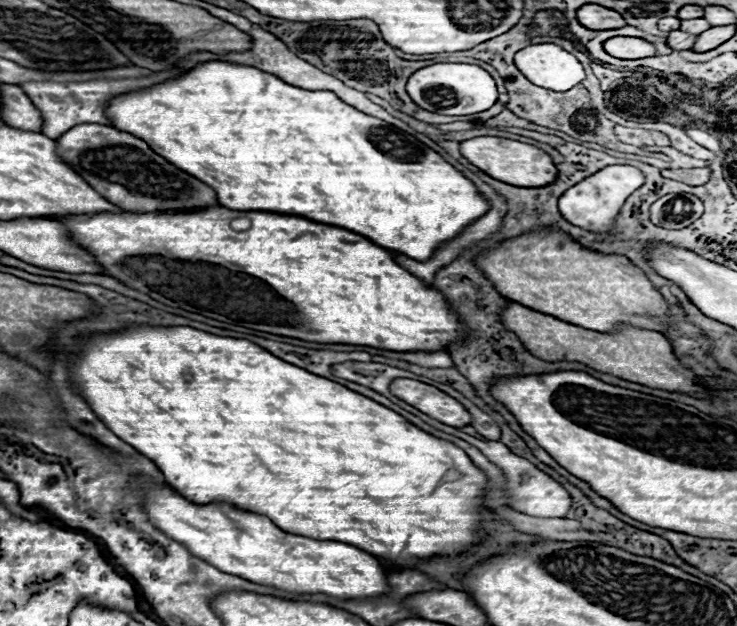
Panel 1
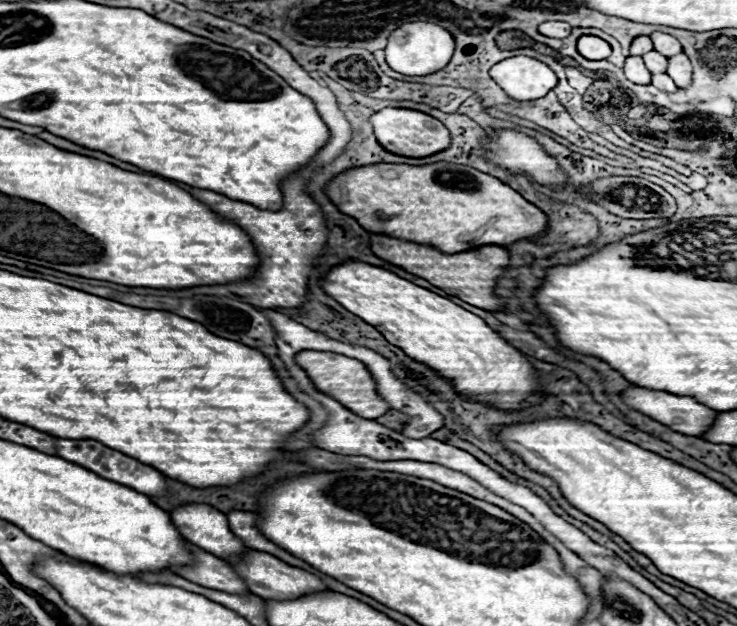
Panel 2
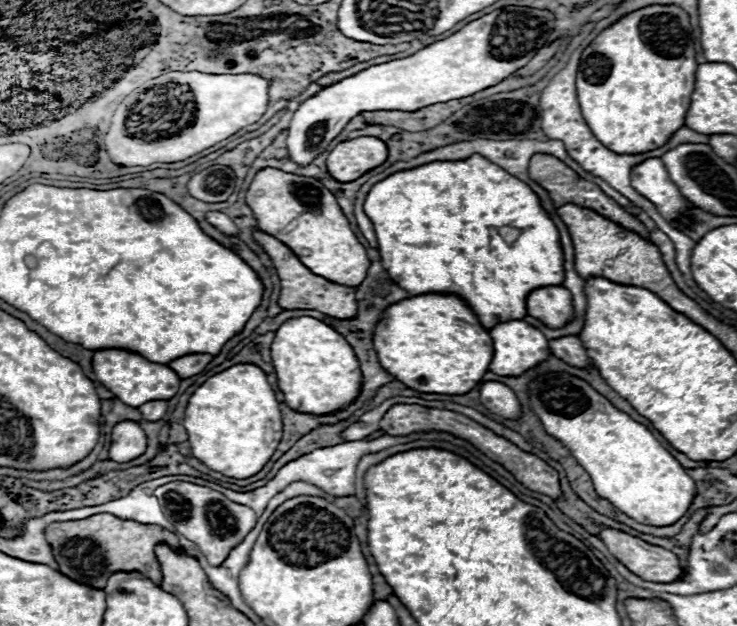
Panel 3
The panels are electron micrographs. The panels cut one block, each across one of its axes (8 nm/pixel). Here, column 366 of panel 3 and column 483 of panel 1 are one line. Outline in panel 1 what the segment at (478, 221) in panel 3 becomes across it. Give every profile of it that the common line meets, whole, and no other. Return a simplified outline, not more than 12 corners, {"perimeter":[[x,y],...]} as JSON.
{"perimeter":[[252,66],[114,98],[224,208],[420,262],[490,210],[404,130]]}

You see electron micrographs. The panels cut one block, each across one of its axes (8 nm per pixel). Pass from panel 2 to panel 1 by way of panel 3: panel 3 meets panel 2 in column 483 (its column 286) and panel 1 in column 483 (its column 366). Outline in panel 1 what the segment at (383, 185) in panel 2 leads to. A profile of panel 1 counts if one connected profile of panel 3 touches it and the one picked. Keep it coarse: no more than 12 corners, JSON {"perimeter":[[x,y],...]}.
{"perimeter":[[554,230],[474,260],[502,296],[610,334],[666,334],[668,304],[624,256]]}

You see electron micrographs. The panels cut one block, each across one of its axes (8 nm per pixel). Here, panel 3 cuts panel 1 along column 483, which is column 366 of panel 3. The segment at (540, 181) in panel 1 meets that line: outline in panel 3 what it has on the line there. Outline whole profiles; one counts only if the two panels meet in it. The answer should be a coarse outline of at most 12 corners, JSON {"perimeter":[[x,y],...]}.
{"perimeter":[[374,136],[340,142],[326,158],[330,176],[352,182],[380,166],[388,148]]}

